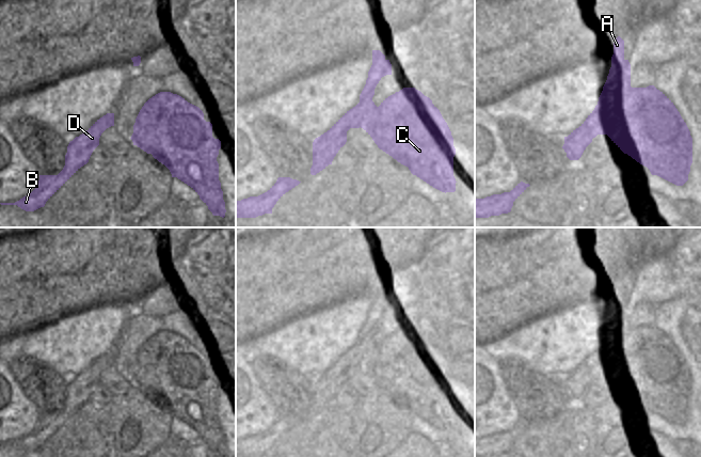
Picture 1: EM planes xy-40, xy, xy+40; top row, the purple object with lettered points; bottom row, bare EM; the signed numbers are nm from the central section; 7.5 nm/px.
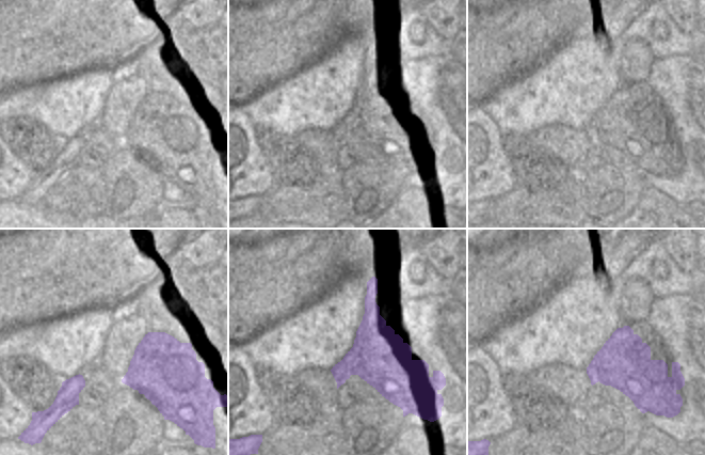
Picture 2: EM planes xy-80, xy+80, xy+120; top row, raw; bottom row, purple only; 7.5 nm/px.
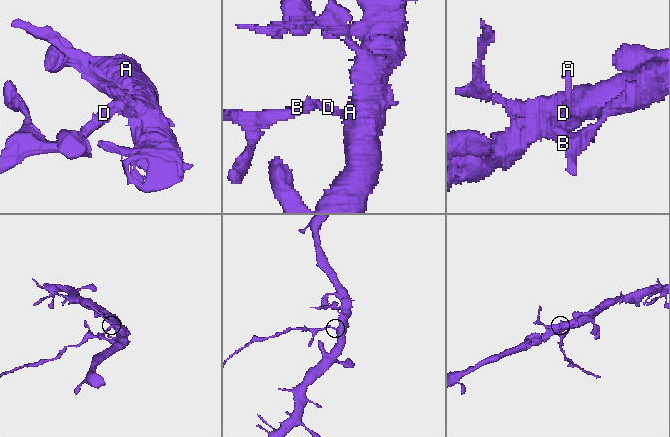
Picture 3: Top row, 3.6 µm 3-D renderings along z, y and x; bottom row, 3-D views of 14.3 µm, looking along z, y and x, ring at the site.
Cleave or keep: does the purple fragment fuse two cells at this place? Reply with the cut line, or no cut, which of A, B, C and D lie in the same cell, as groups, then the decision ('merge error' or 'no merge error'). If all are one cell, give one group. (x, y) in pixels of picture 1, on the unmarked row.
cut xy+40 (596, 344), (604, 349), (608, 358), (607, 374); groups A C / B D; merge error

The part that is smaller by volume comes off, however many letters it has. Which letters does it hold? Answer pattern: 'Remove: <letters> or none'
Remove: B, D

